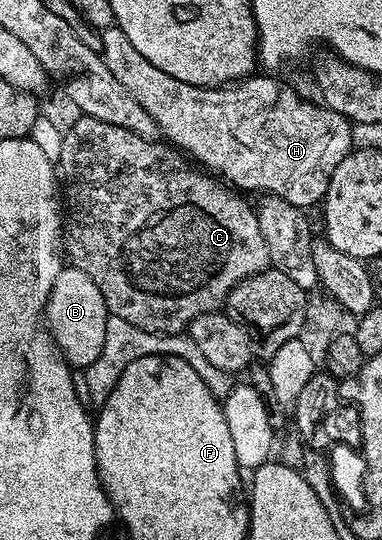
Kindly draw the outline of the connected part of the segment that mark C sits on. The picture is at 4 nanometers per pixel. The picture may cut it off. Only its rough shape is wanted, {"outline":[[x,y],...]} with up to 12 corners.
{"outline":[[63,134],[67,260],[183,334],[272,265],[256,209],[179,148]]}

